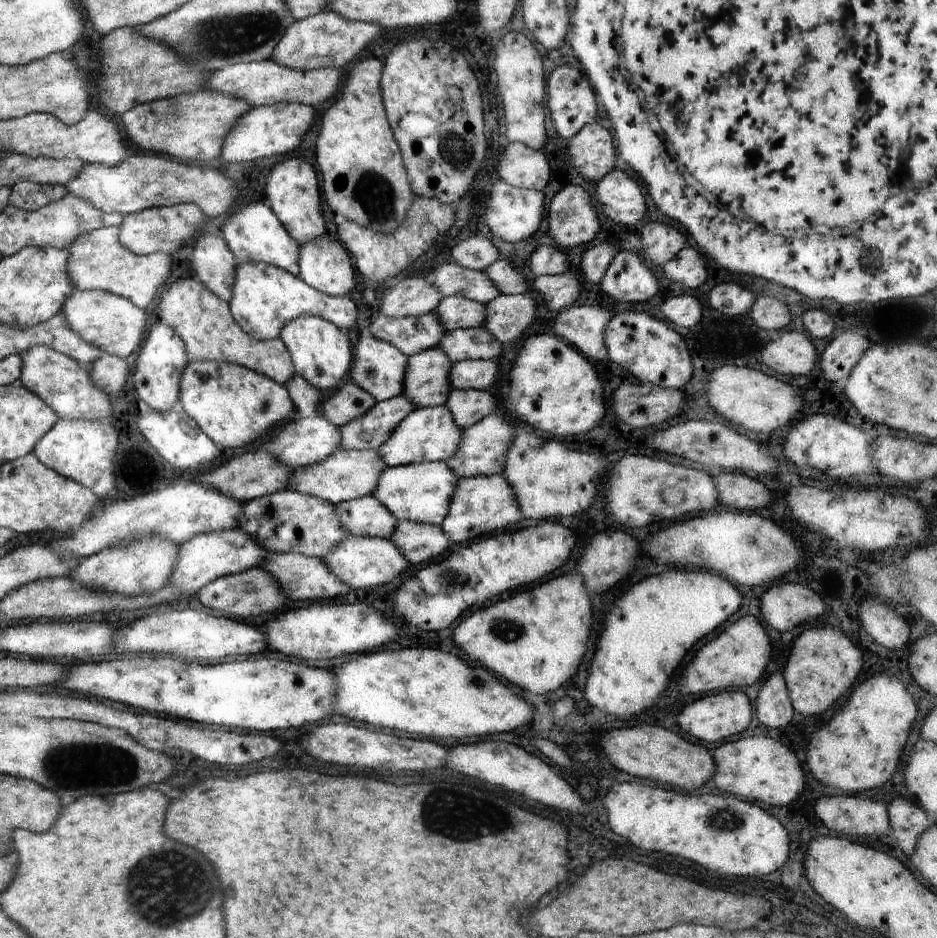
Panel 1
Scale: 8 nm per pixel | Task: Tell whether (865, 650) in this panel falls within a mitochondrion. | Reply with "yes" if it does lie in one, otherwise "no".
no

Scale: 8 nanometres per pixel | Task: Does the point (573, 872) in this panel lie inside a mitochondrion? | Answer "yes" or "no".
no

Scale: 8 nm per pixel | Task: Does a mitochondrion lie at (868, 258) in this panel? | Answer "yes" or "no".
yes

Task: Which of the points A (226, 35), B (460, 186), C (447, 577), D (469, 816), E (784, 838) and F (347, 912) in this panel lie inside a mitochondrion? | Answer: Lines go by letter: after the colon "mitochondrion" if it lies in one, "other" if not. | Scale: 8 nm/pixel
A: mitochondrion
B: other
C: mitochondrion
D: mitochondrion
E: other
F: other

